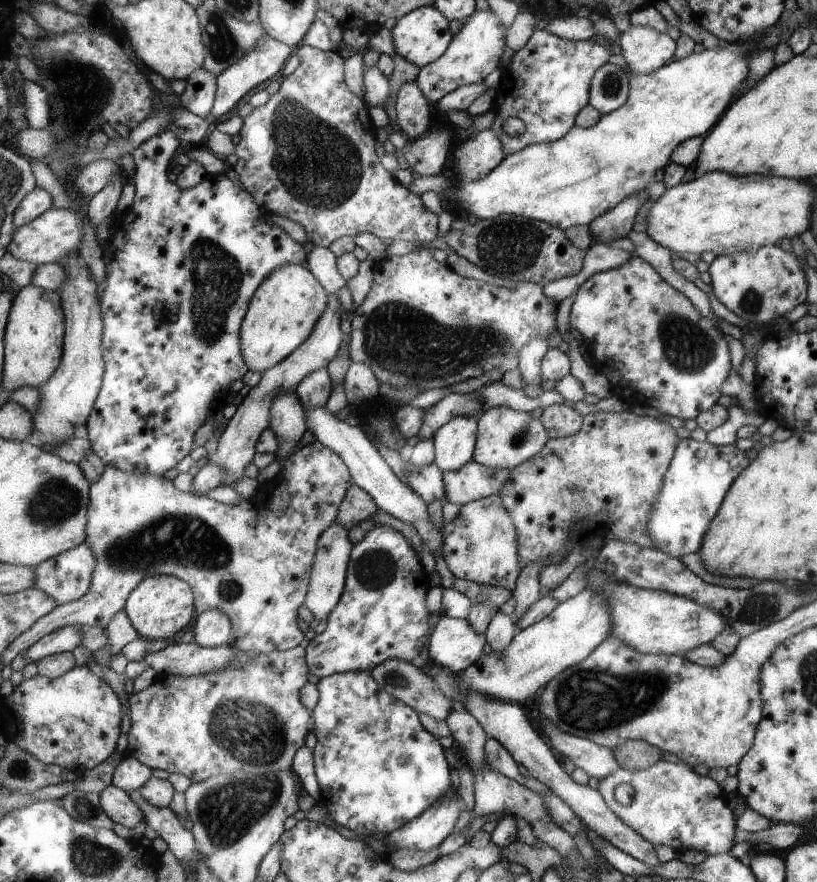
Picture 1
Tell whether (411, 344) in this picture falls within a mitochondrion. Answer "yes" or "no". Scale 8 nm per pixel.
yes

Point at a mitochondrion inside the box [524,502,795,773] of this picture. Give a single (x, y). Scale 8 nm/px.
(589, 701)

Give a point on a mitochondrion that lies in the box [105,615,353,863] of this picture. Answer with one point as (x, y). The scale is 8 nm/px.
(226, 813)

